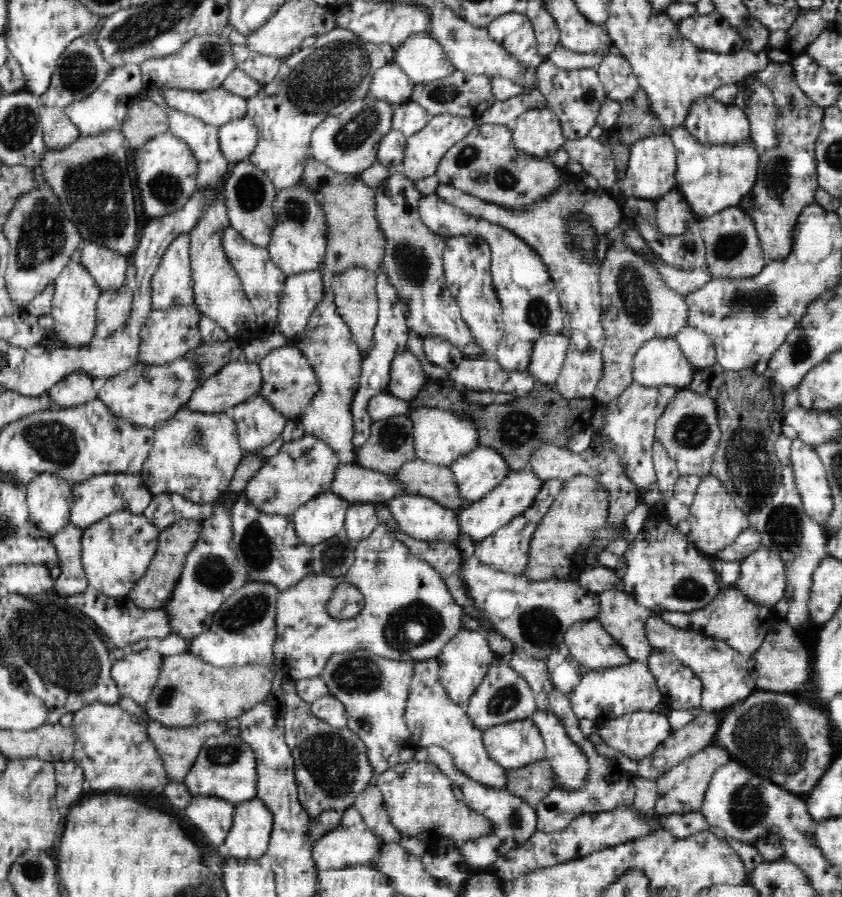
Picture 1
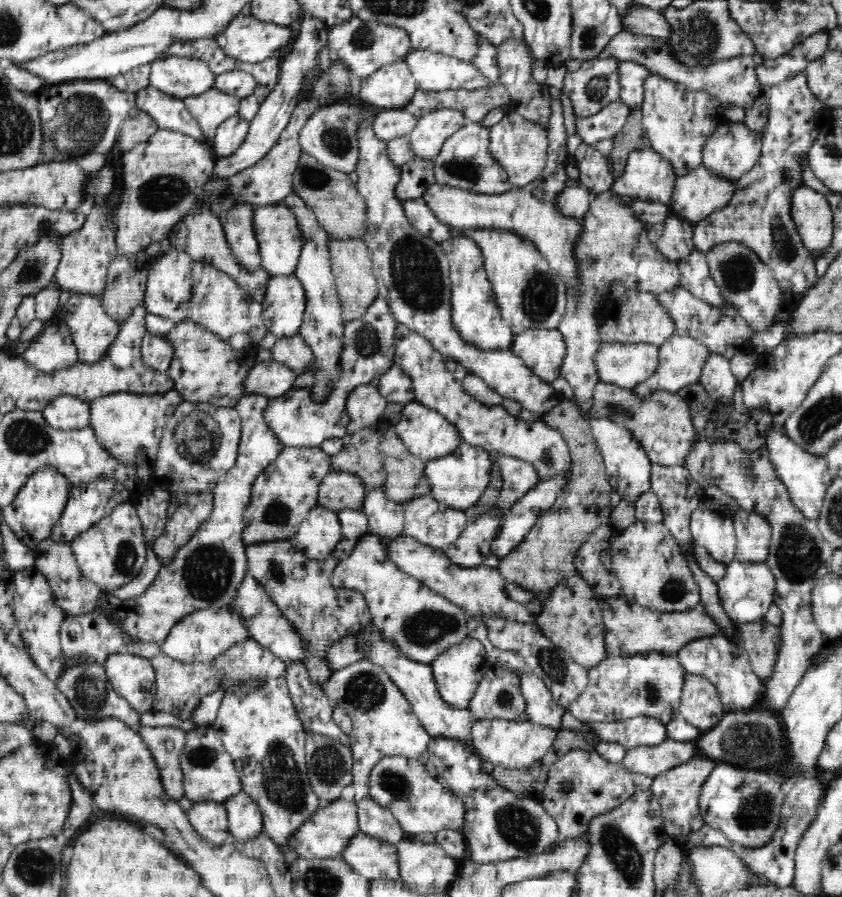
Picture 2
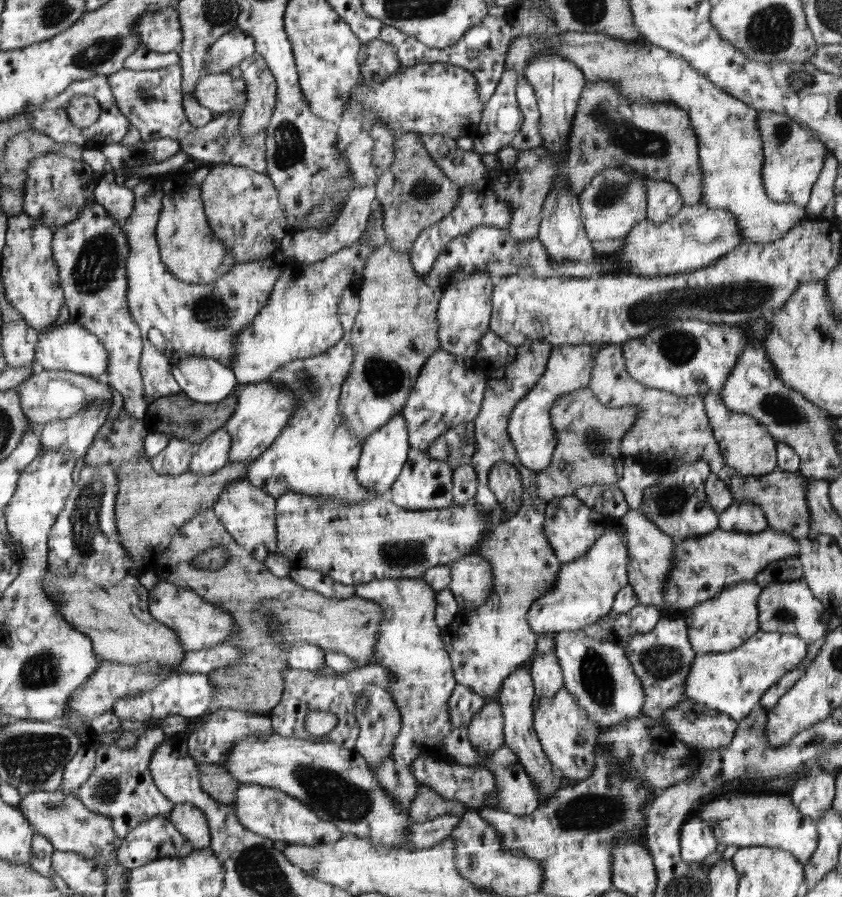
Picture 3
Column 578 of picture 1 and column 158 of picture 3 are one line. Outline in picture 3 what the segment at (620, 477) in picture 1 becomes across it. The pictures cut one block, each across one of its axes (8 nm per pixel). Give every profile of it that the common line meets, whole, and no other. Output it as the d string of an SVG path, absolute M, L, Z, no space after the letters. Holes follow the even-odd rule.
M171 439L163 450L150 458L152 469L159 475L178 475L186 473L195 446L187 440Z

